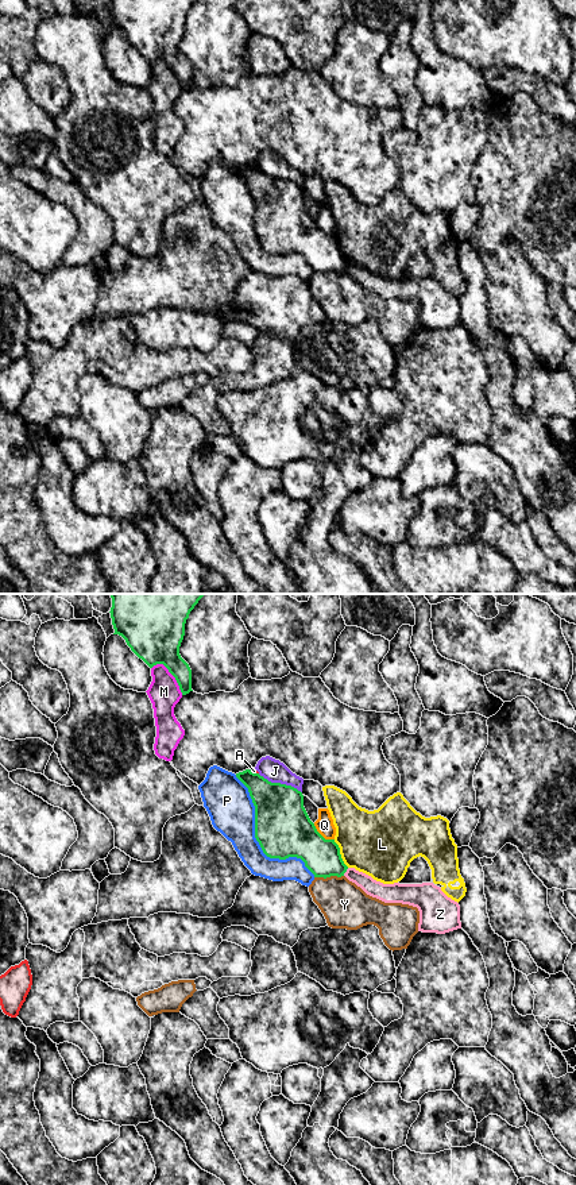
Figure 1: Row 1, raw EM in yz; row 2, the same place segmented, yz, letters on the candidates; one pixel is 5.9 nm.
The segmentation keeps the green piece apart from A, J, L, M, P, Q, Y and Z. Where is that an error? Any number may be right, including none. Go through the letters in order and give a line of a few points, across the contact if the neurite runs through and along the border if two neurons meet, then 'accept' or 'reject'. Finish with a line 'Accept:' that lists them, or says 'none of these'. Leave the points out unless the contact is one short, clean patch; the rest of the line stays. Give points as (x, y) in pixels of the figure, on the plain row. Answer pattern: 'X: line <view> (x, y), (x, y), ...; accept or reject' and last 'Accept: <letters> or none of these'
A: line yz (250, 165), (258, 169); reject
J: reject
L: line yz (333, 235), (341, 255), (348, 262); reject
M: reject
P: reject
Q: line yz (313, 219), (325, 234), (333, 235); reject
Y: reject
Z: line yz (348, 263), (343, 270); reject
Accept: none of these

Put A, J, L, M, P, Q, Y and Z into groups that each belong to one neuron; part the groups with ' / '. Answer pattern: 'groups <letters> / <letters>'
groups A / J / L / M / P / Q / Y / Z

